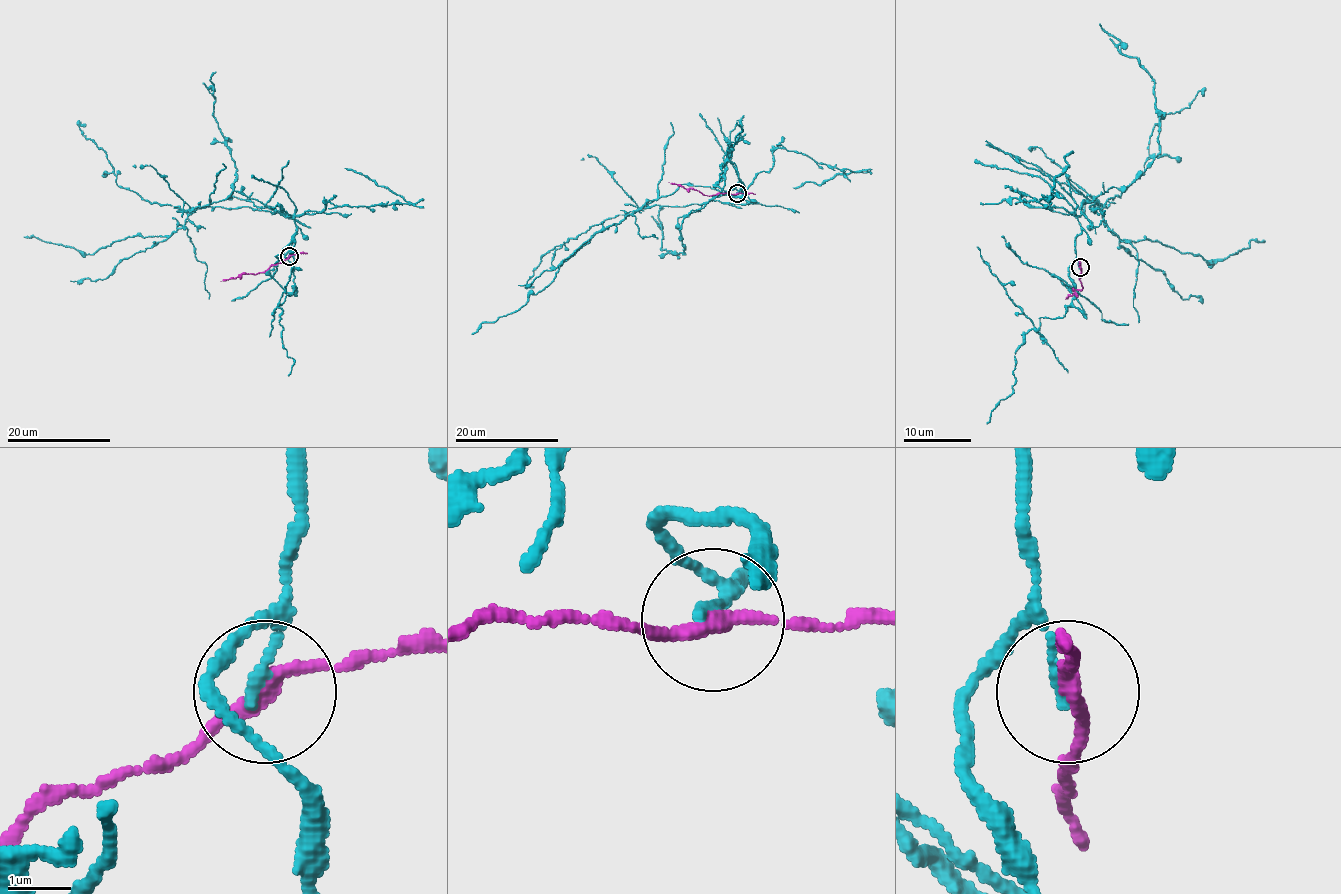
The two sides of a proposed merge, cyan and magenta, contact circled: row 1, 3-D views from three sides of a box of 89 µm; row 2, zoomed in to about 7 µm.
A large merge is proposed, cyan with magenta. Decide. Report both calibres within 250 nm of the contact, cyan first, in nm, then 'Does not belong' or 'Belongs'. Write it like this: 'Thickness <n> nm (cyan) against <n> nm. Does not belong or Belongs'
Thickness 180 nm (cyan) against 240 nm. Does not belong

